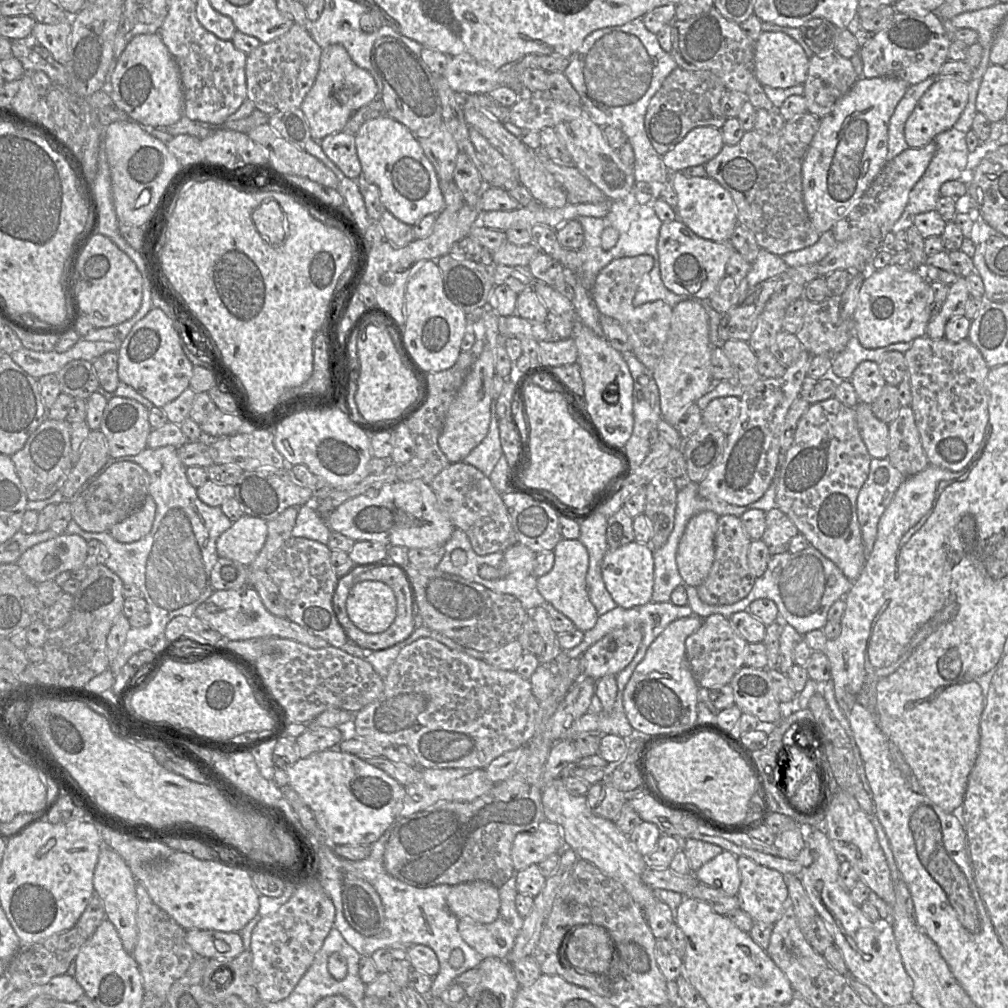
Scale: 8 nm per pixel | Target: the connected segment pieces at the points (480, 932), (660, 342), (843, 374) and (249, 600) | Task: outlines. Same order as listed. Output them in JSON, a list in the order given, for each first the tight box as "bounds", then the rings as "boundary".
[{"bounds":[458,874,524,959],"boundary":[[[515,874],[498,891],[498,917],[485,924],[470,918],[459,919],[458,931],[463,940],[483,957],[507,959],[524,922],[515,905],[518,894]]]},{"bounds":[590,255,673,370],"boundary":[[[639,255],[617,259],[605,266],[597,275],[590,295],[599,312],[616,320],[628,336],[635,357],[652,370],[659,362],[671,325],[673,308],[657,300],[643,305],[634,305],[634,296],[642,277],[657,264],[651,255]]]},{"bounds":[831,333,911,380],"boundary":[[[853,333],[844,350],[832,356],[831,373],[839,378],[849,380],[856,367],[863,361],[879,362],[882,355],[890,351],[905,353],[911,342],[898,342],[876,349],[866,349]]]},{"bounds":[194,586,329,649],"boundary":[[[251,586],[236,590],[214,591],[195,610],[194,616],[207,623],[225,640],[250,640],[267,637],[280,637],[297,641],[313,649],[329,647],[328,642],[310,634],[299,625],[286,618],[270,613],[264,606],[259,594]]]}]

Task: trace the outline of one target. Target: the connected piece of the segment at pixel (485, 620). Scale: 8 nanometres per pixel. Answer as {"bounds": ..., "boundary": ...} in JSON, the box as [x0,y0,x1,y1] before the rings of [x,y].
{"bounds":[399,566,528,652],"boundary":[[[399,566],[410,583],[418,624],[452,641],[480,652],[500,648],[517,639],[528,618],[527,610],[513,595],[495,592],[461,576],[437,568]]]}

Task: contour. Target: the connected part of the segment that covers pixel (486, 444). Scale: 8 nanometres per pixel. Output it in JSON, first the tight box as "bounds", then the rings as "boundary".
{"bounds":[462,401,503,476],"boundary":[[[495,401],[493,403],[493,418],[489,432],[462,462],[473,465],[486,476],[489,476],[500,458],[503,456],[500,442],[499,426],[495,415]]]}

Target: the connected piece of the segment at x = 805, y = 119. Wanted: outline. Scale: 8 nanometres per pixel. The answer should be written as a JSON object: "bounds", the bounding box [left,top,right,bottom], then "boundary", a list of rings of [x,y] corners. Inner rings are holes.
{"bounds":[704,113,821,257],"boundary":[[[805,113],[786,122],[775,133],[746,131],[738,144],[724,145],[719,154],[704,165],[707,177],[716,180],[731,193],[737,207],[738,225],[748,228],[754,234],[761,249],[780,257],[815,244],[821,236],[807,213],[802,188],[802,163],[819,129],[820,120],[813,114]]]}

